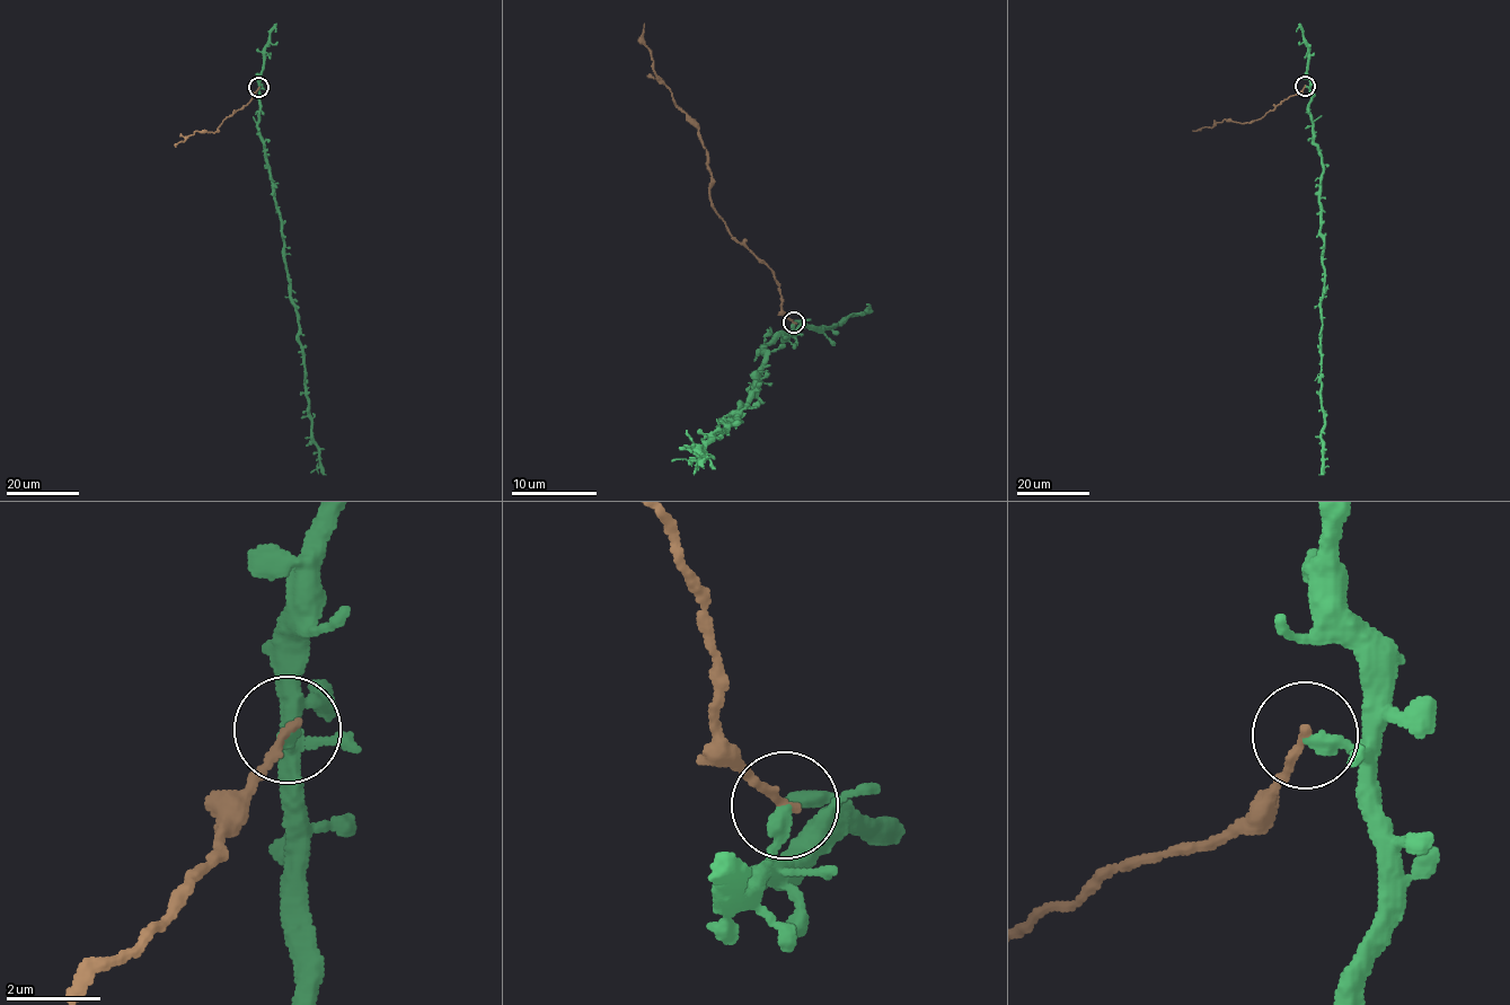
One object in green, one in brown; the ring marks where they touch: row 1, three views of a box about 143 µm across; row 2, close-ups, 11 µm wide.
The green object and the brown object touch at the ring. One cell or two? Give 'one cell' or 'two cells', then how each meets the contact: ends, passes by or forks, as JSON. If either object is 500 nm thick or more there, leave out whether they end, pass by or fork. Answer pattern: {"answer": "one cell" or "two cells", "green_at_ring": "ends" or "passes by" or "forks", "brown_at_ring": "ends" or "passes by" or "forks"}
{"answer": "two cells", "green_at_ring": "ends", "brown_at_ring": "ends"}

